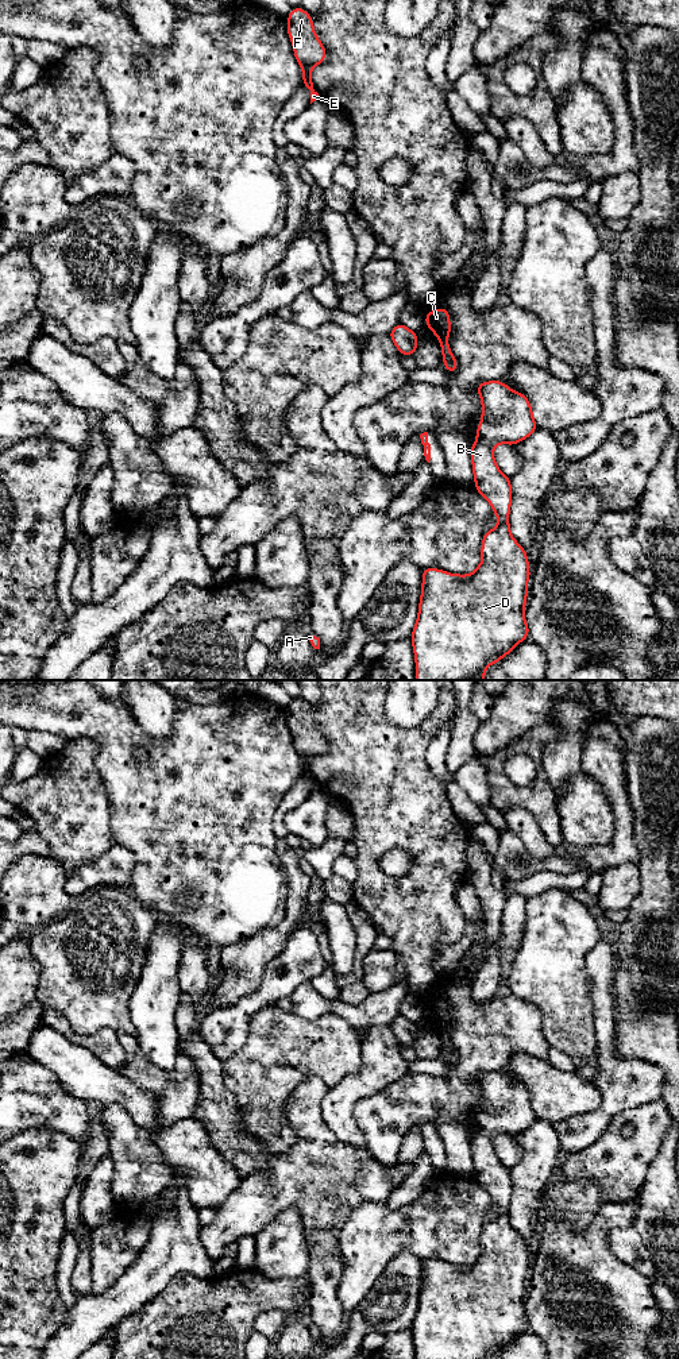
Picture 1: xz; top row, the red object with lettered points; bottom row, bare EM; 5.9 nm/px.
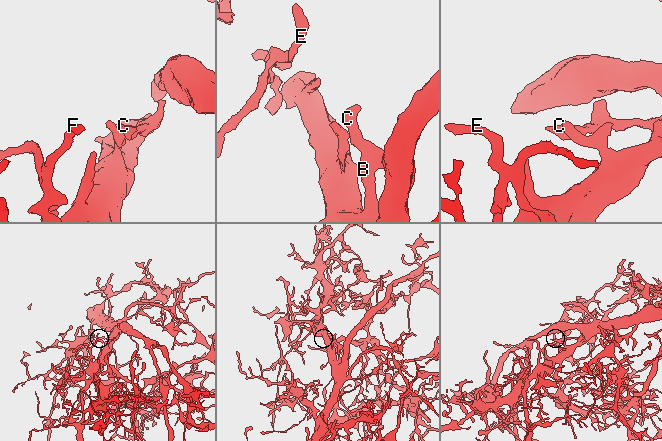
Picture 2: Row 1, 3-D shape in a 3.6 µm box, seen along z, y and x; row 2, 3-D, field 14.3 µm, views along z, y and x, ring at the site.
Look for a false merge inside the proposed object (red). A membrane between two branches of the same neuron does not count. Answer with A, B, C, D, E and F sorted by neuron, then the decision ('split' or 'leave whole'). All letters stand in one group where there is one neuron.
A B C D E F | leave whole

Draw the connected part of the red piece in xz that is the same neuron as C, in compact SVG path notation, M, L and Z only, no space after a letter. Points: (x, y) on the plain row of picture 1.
M439 999L433 1003L427 1003L425 1005L425 1016L431 1019L431 1022L436 1026L441 1038L441 1047L444 1050L444 1058L448 1063L458 1062L458 1054L452 1043L450 1042L450 1035L447 1032L451 1015L450 1015L450 1004L445 999Z

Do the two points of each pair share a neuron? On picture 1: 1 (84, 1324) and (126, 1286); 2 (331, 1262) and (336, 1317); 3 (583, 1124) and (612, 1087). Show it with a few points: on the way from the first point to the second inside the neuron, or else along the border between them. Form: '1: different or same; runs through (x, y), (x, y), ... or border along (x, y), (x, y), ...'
1: same; runs through (96, 1313), (107, 1311), (119, 1298)
2: same; runs through (324, 1276), (324, 1304)
3: same; runs through (594, 1120), (612, 1103), (612, 1097)

